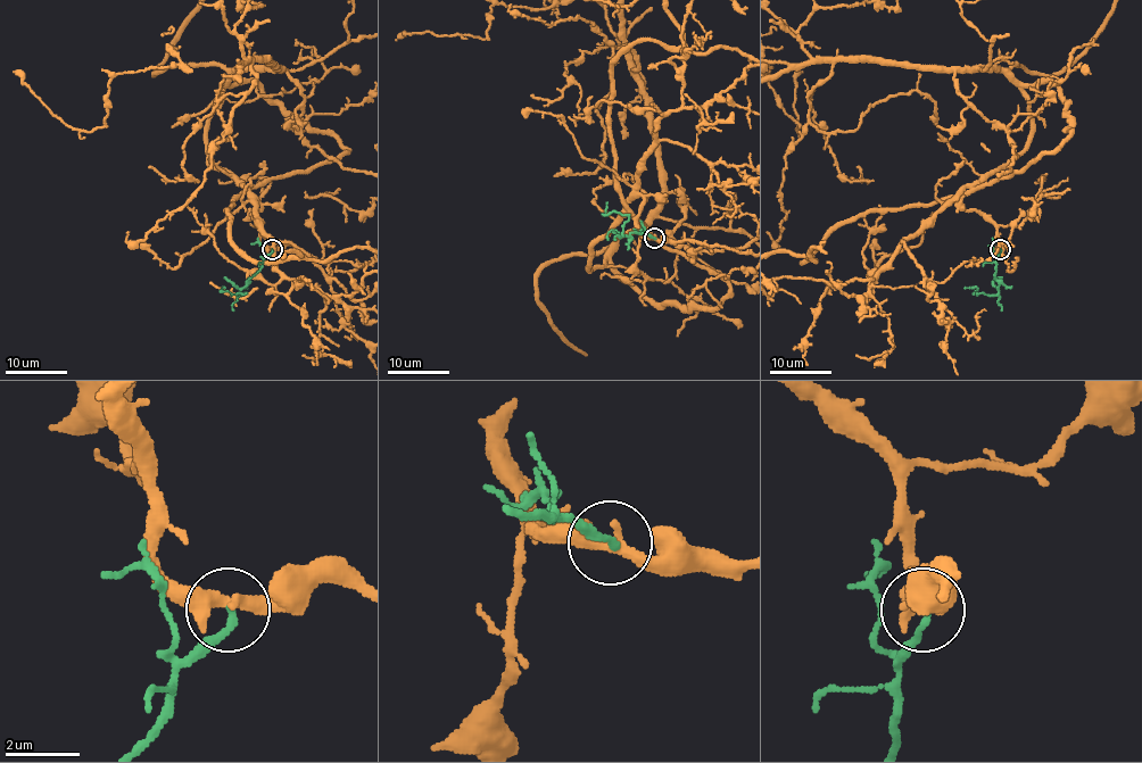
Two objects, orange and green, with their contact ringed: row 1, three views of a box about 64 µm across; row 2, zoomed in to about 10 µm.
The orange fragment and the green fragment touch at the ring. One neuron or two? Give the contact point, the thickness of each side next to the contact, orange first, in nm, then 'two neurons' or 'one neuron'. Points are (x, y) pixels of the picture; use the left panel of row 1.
(272, 249) | 320/170 nm | two neurons

